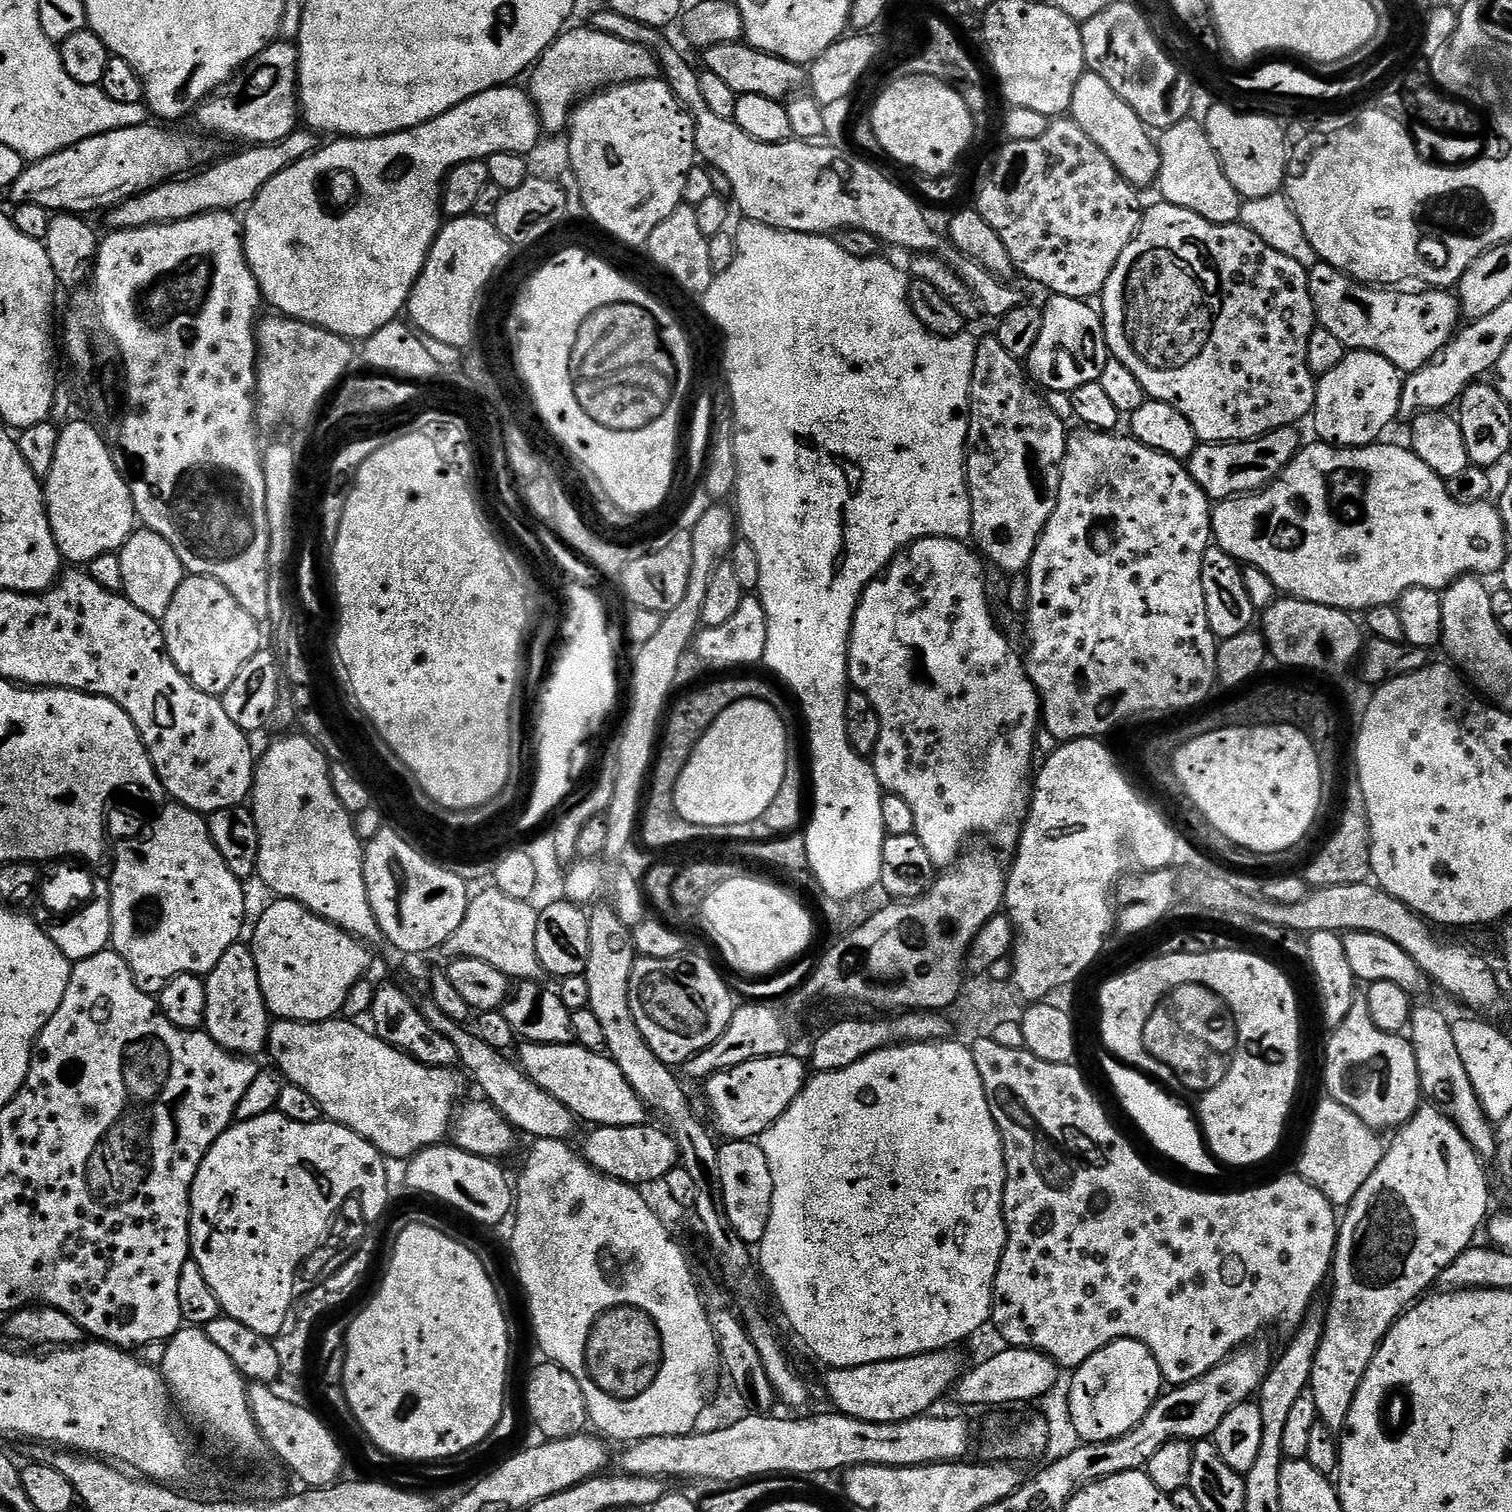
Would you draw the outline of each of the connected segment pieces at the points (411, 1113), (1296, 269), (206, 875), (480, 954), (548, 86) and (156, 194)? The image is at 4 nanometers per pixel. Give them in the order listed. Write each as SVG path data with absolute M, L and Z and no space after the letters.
M348 1018L323 1020L320 1024L277 1019L268 1029L266 1052L272 1055L271 1063L287 1083L310 1090L321 1113L331 1123L354 1130L354 1134L366 1138L366 1142L373 1144L384 1157L392 1159L393 1156L404 1162L423 1148L445 1143L454 1120L454 1109L464 1092L461 1073L452 1068L431 1068L429 1064L418 1062L413 1056L379 1040L375 1031L359 1028L356 1024L359 1023Z
M1156 202L1156 205L1149 212L1147 209L1141 215L1140 225L1134 234L1134 238L1126 246L1126 250L1122 250L1122 258L1118 258L1114 270L1110 270L1110 278L1106 278L1106 286L1102 293L1103 300L1102 319L1104 322L1104 337L1108 343L1109 353L1118 362L1122 362L1122 366L1126 366L1126 370L1130 370L1130 374L1134 374L1134 378L1138 378L1145 397L1153 400L1161 400L1170 406L1174 406L1174 410L1178 410L1178 414L1182 414L1186 418L1186 422L1190 422L1190 426L1194 428L1197 441L1206 444L1232 444L1235 440L1257 440L1258 437L1266 436L1269 432L1276 432L1280 428L1291 428L1299 425L1299 420L1305 419L1307 421L1311 417L1312 408L1316 404L1316 386L1318 380L1317 377L1313 376L1310 366L1306 362L1306 342L1310 342L1310 334L1318 326L1318 321L1316 318L1316 307L1312 301L1310 286L1308 285L1308 269L1301 266L1298 262L1294 262L1294 258L1286 258L1286 254L1278 254L1278 250L1274 250L1274 246L1266 246L1266 242L1262 242L1262 238L1258 238L1258 234L1254 234L1254 230L1250 230L1244 224L1239 222L1234 224L1211 224L1210 222L1206 222L1206 218L1194 214L1194 210L1182 210L1182 206Z
M165 803L164 816L160 816L160 820L156 820L156 828L152 828L152 832L148 832L148 836L144 836L144 840L140 840L140 844L124 844L124 848L120 848L120 868L110 868L110 887L112 890L112 905L110 906L110 914L112 915L111 947L124 959L126 966L130 966L134 982L147 996L159 997L161 990L175 976L190 974L201 978L207 977L208 972L214 970L214 966L218 966L218 958L222 958L222 954L226 954L226 950L230 950L230 946L234 946L239 941L239 930L243 920L243 886L241 880L234 874L230 874L230 866L226 866L226 862L222 862L222 854L218 854L218 850L210 838L207 819L201 813L190 810L184 804Z
M489 890L471 897L466 910L466 918L462 918L462 926L454 930L454 934L446 945L453 957L469 956L482 962L490 962L494 970L502 970L516 982L526 980L539 981L542 976L538 950L536 949L536 931L538 930L538 912L526 900L510 898L506 894Z
M591 26L571 28L569 27L556 37L556 41L532 65L530 75L527 77L529 80L528 84L526 83L526 91L532 97L536 117L540 119L540 127L545 133L563 133L568 127L573 108L581 98L614 84L629 84L635 80L655 80L662 72L659 60L646 46L626 42L626 38L614 38L614 34L599 32Z
M297 130L282 138L282 142L245 147L240 150L244 152L238 153L237 156L228 156L225 160L217 159L211 166L187 178L173 178L148 192L142 192L122 204L117 204L110 212L111 227L116 230L145 228L148 224L173 224L179 220L189 220L194 216L201 216L203 212L226 212L240 207L243 209L251 204L252 199L262 190L262 186L270 182L270 178L294 166L294 162L314 154L321 144L321 137L317 133L311 130Z

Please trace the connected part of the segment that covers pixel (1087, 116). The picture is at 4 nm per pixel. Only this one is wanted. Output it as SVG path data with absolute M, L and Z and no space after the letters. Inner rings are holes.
M1089 71L1078 78L1078 86L1074 86L1070 119L1078 122L1078 126L1099 146L1102 154L1106 154L1106 158L1133 188L1145 190L1159 181L1160 149L1157 141L1148 137L1151 136L1149 129L1145 128L1138 114L1134 114L1134 110L1130 110L1130 106L1126 106L1126 102L1122 102L1114 90L1110 90L1106 78Z

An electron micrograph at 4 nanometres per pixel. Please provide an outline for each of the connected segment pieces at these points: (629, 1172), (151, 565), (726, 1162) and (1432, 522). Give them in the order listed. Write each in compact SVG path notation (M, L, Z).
M651 1123L634 1126L596 1126L584 1140L583 1159L588 1165L608 1176L612 1180L620 1180L624 1184L641 1186L663 1181L664 1175L680 1164L680 1151L674 1138L663 1127L651 1128Z
M136 530L118 555L122 562L123 595L134 602L134 606L138 606L142 614L150 614L150 618L163 621L166 610L170 610L170 602L186 575L183 562L178 554L174 554L174 546L170 546L170 542L162 538L162 534Z
M729 1140L719 1145L720 1189L724 1199L724 1213L734 1226L734 1234L749 1246L759 1246L770 1222L770 1206L774 1184L770 1178L770 1166L759 1143L750 1140Z
M1321 442L1313 443L1305 443L1295 458L1281 470L1279 476L1267 488L1258 492L1249 492L1247 496L1233 496L1230 500L1219 501L1212 508L1212 535L1219 548L1226 550L1226 554L1240 561L1241 565L1252 565L1262 574L1266 574L1281 593L1306 602L1340 608L1351 614L1360 614L1383 604L1395 605L1402 593L1411 588L1444 590L1461 576L1483 574L1482 572L1499 573L1510 553L1510 547L1504 535L1500 509L1495 503L1460 504L1454 498L1450 498L1446 480L1436 474L1422 458L1416 456L1411 447L1405 445L1403 448L1400 444L1377 442L1360 448L1344 448Z

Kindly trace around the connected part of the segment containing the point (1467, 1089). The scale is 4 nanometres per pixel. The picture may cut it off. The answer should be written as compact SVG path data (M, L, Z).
M1417 1003L1412 1009L1411 1032L1410 1043L1418 1062L1421 1093L1425 1097L1436 1095L1435 1103L1442 1106L1443 1111L1466 1138L1466 1142L1472 1144L1473 1150L1481 1157L1495 1157L1497 1129L1482 1110L1482 1104L1478 1102L1478 1094L1474 1090L1474 1082L1470 1082L1470 1074L1466 1074L1462 1058L1458 1058L1452 1020L1444 1017L1432 1004Z

